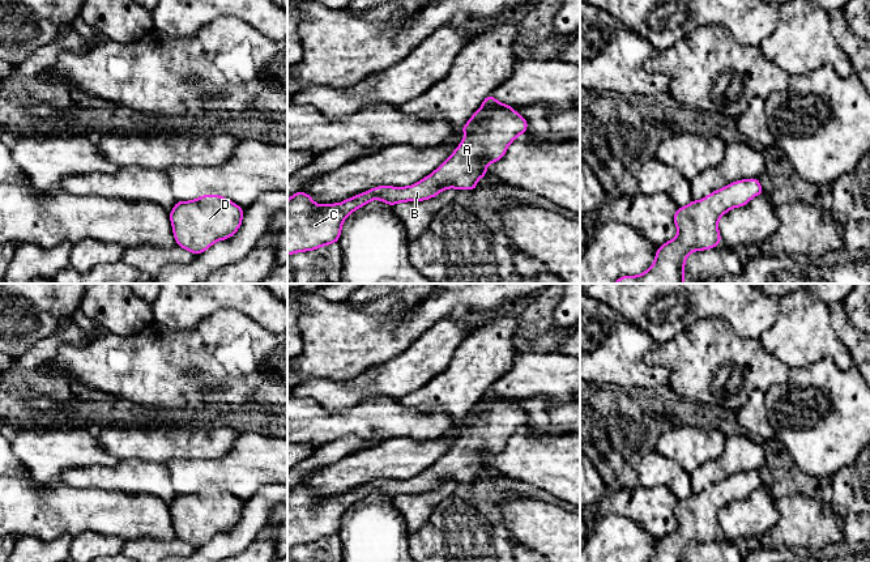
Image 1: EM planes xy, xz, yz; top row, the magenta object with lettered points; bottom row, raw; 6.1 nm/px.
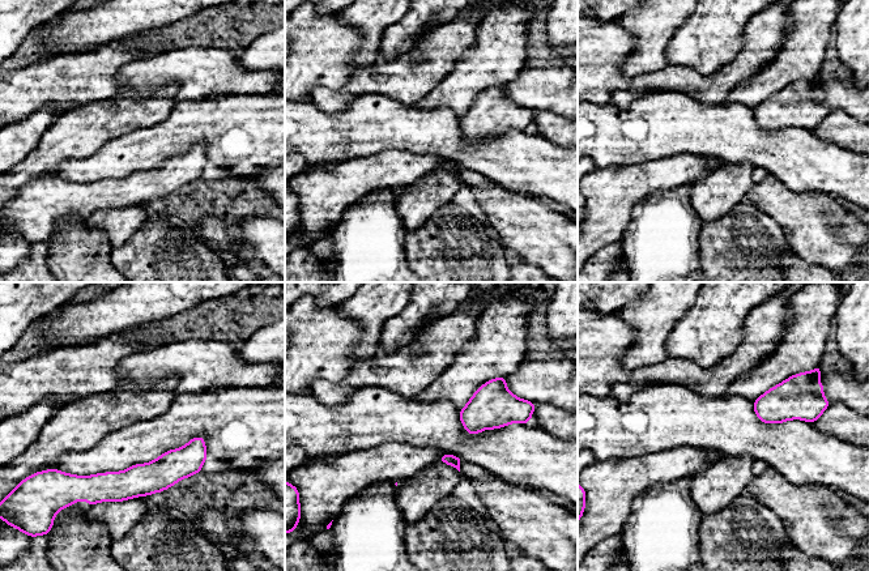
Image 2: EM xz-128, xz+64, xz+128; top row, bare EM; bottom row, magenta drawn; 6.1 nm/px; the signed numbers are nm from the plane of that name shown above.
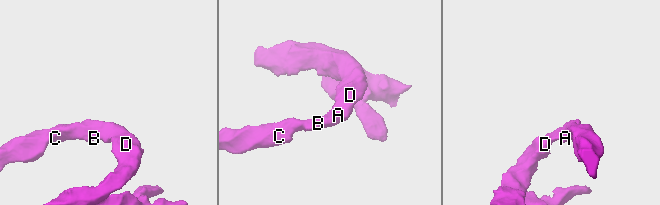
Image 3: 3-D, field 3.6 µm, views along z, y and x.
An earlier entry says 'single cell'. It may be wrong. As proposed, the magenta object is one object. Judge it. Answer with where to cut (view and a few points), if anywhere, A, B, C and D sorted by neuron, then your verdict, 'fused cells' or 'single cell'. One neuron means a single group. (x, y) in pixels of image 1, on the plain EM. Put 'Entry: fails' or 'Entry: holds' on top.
Entry: holds
cut none; groups A B C D; single cell

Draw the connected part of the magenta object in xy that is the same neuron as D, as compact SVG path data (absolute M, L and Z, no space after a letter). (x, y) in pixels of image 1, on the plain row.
M204 488L192 494L178 494L170 504L176 537L193 548L214 535L235 528L243 502L219 488Z

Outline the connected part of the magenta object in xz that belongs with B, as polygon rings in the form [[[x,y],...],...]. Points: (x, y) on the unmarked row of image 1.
[[[489,387],[481,401],[461,421],[466,427],[453,447],[432,467],[409,480],[380,478],[359,486],[338,497],[319,498],[303,484],[294,486],[287,493],[287,549],[295,545],[314,544],[325,537],[338,535],[345,511],[371,493],[381,493],[389,498],[404,494],[422,494],[439,488],[445,481],[475,482],[477,473],[489,468],[485,460],[503,451],[508,438],[528,422],[526,413],[511,401],[511,397],[498,395]]]

